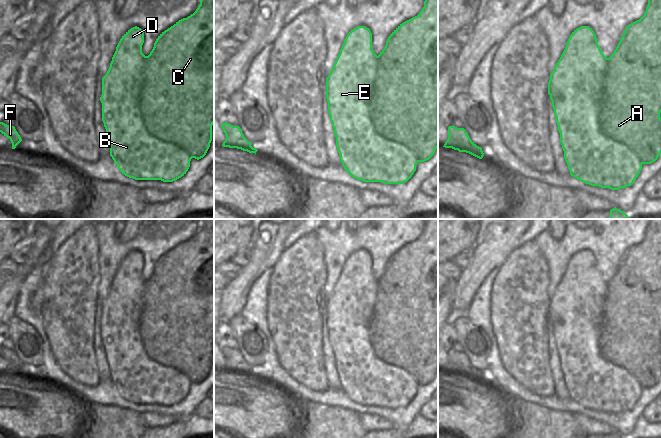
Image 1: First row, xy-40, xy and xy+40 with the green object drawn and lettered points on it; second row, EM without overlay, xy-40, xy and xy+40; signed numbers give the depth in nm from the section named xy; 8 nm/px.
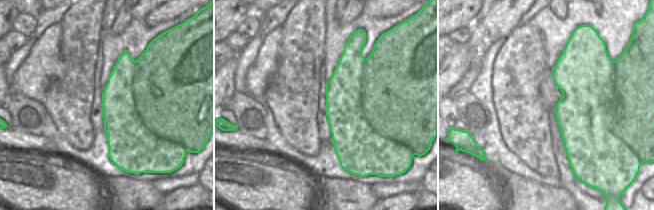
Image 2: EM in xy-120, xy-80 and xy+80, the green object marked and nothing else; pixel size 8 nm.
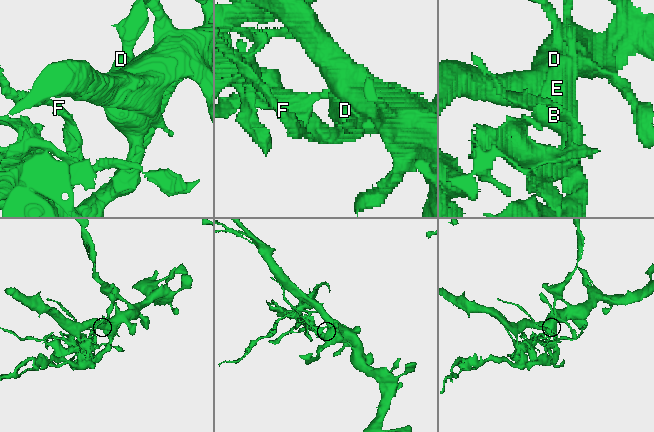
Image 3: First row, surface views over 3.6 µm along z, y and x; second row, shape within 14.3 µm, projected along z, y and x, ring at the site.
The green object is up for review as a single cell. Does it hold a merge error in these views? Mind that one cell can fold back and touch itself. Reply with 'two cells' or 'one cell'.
two cells

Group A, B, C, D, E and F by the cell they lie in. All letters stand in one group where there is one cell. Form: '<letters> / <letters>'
A C / B D E F

